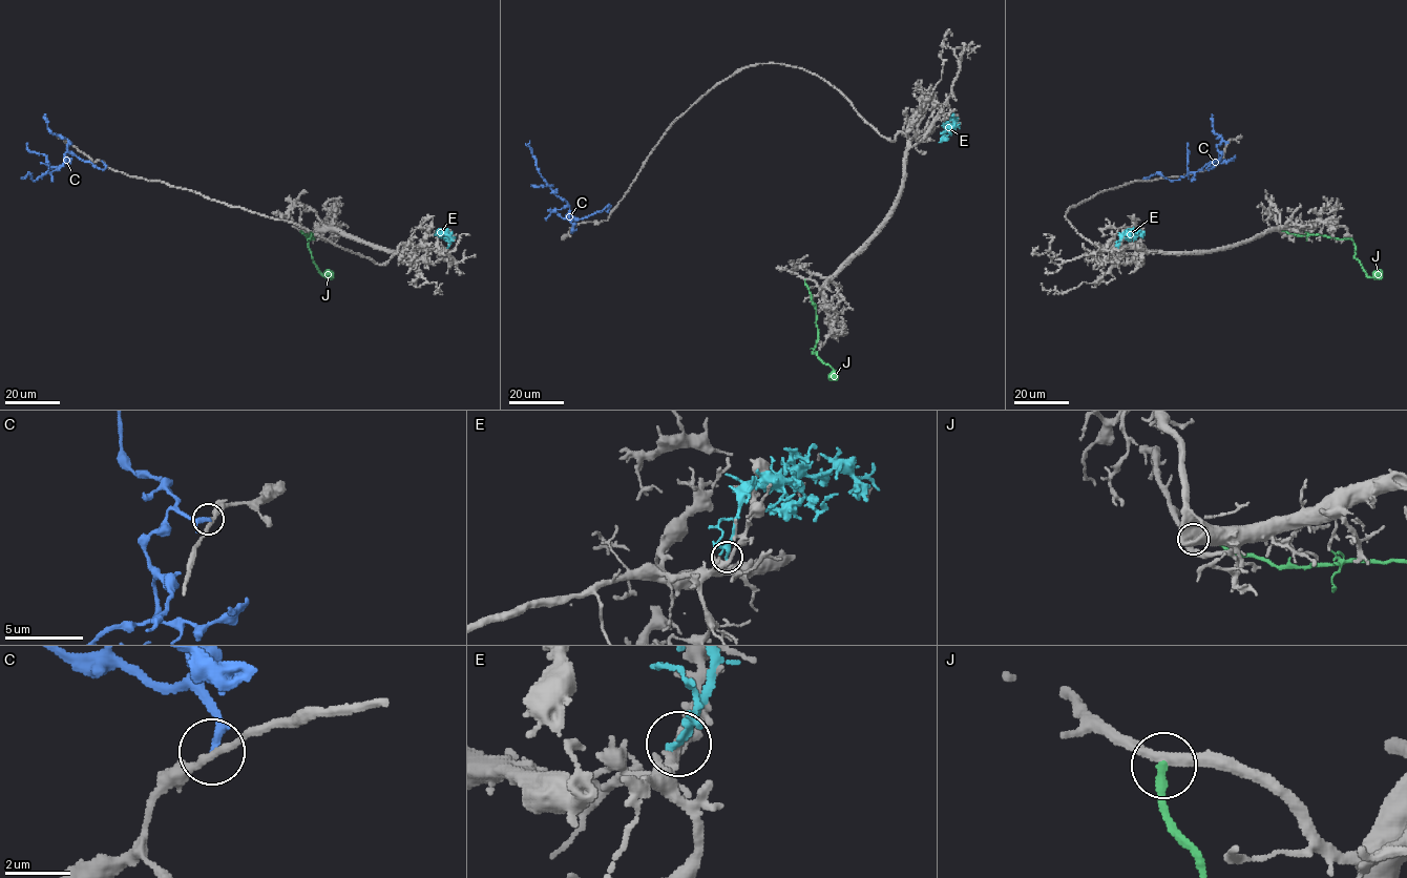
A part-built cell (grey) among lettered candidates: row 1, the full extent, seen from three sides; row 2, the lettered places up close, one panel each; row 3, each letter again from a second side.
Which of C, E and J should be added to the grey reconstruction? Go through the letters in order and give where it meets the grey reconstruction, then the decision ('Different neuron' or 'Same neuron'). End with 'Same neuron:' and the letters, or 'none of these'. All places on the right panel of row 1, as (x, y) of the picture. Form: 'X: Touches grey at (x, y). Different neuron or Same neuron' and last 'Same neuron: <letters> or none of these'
C: Touches grey at (1227, 142). Different neuron
E: Touches grey at (1117, 247). Different neuron
J: Touches grey at (1281, 231). Different neuron
Same neuron: none of these

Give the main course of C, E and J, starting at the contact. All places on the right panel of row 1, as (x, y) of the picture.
C: (1227, 142), (1221, 141), (1217, 147), (1219, 159), (1197, 171), (1170, 181), (1157, 173), (1143, 179)
E: (1117, 247), (1122, 234), (1138, 232), (1145, 235)
J: (1281, 230), (1297, 235), (1351, 238), (1353, 256), (1366, 275), (1371, 277), (1383, 271)

